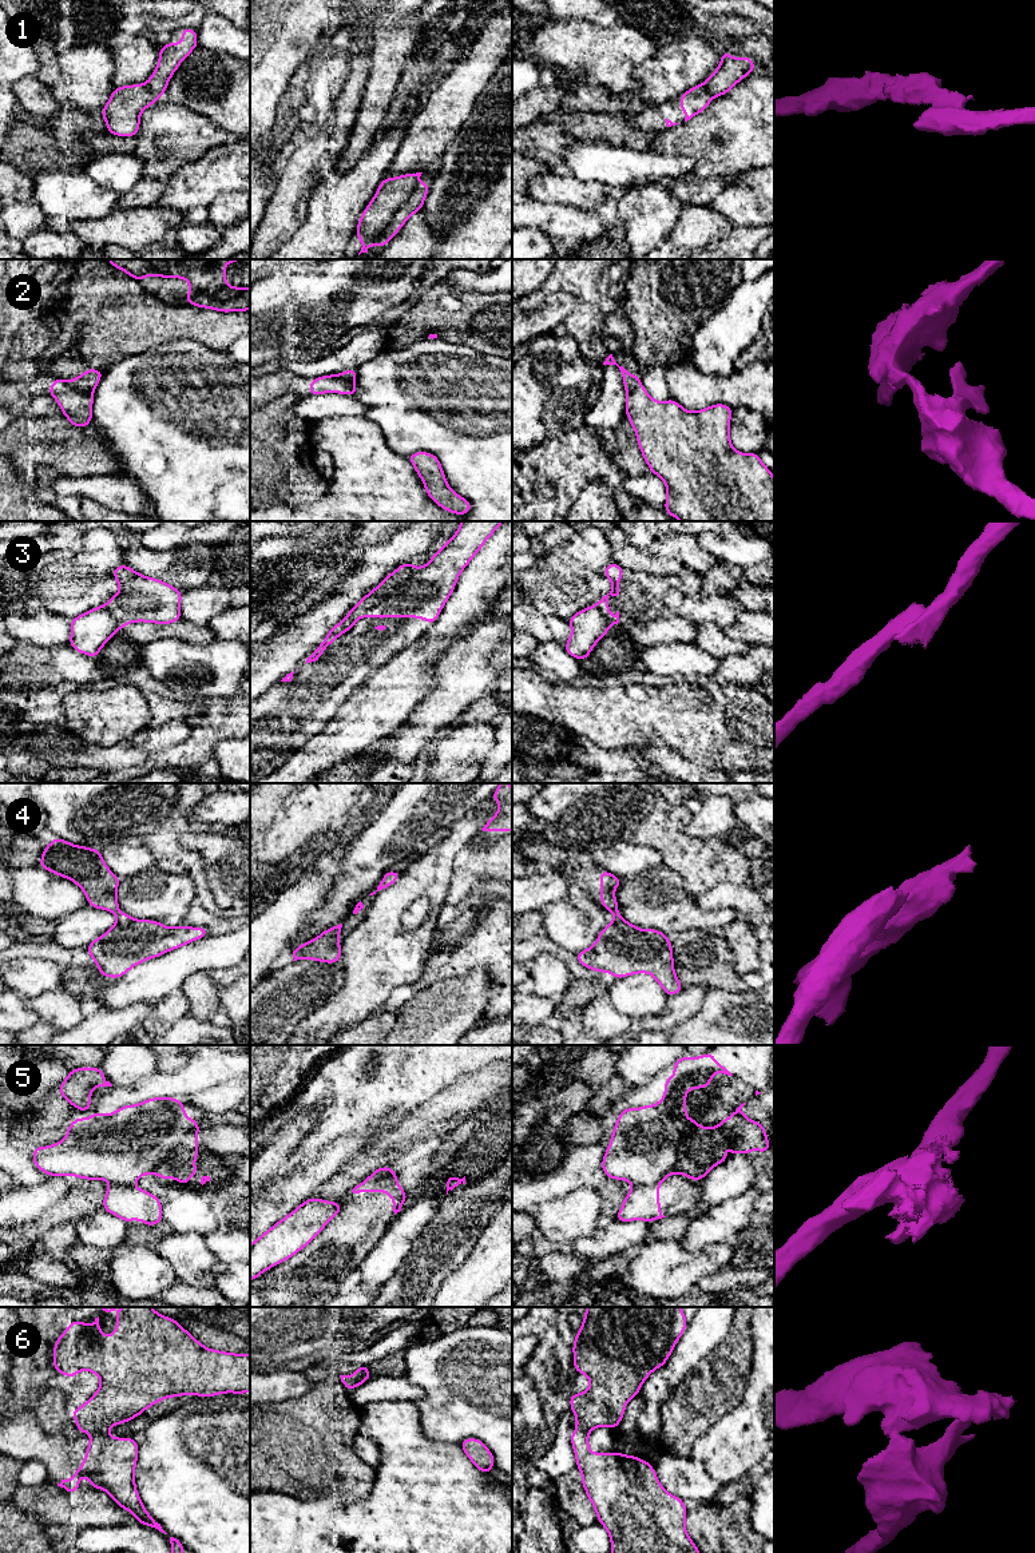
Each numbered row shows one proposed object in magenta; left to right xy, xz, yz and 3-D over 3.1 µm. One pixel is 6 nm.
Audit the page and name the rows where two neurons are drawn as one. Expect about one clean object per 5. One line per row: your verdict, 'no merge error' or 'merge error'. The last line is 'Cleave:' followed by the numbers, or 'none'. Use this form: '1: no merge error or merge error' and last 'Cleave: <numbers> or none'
1: merge error
2: merge error
3: merge error
4: merge error
5: merge error
6: merge error
Cleave: 1, 2, 3, 4, 5, 6

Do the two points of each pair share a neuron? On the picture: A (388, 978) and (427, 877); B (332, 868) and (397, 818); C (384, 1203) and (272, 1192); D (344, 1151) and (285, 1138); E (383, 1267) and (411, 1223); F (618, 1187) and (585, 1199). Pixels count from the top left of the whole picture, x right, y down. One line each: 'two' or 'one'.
A: one
B: two
C: two
D: two
E: one
F: two

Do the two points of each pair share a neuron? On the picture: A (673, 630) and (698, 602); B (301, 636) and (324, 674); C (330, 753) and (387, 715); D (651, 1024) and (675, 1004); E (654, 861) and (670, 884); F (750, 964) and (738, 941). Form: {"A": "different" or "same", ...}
{"A": "different", "B": "different", "C": "same", "D": "same", "E": "different", "F": "same"}

